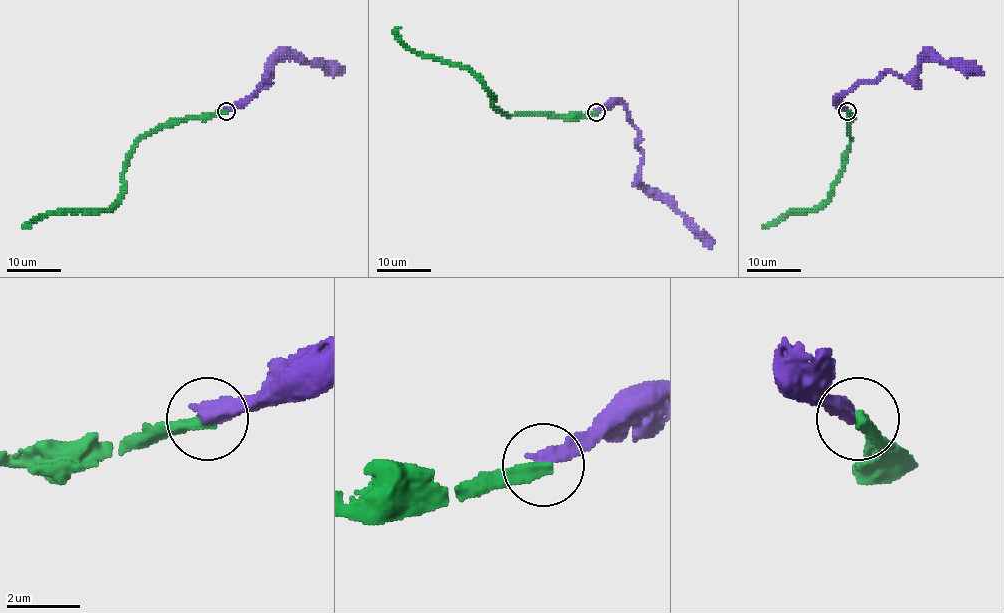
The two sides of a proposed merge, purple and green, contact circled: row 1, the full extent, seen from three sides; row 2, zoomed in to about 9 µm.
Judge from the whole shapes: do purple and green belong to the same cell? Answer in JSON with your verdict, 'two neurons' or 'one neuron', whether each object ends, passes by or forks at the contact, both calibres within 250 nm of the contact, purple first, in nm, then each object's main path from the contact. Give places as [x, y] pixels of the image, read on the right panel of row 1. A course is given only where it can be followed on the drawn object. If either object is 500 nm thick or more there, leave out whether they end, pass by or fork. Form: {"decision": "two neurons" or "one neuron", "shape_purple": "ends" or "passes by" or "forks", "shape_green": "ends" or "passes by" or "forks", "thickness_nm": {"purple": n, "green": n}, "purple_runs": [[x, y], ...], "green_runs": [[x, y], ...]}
{"decision": "two neurons", "shape_purple": "ends", "shape_green": "ends", "thickness_nm": {"purple": 440, "green": 380}, "purple_runs": [[846, 111], [839, 101], [842, 95], [889, 73], [909, 75], [927, 56], [940, 56], [968, 73], [983, 71]], "green_runs": [[846, 111], [852, 116], [849, 142], [833, 193], [818, 206], [782, 215], [763, 227]]}

